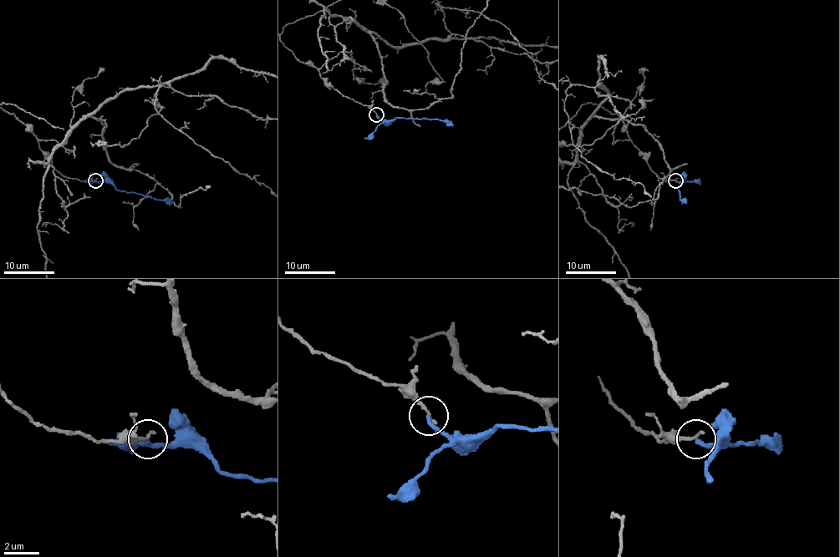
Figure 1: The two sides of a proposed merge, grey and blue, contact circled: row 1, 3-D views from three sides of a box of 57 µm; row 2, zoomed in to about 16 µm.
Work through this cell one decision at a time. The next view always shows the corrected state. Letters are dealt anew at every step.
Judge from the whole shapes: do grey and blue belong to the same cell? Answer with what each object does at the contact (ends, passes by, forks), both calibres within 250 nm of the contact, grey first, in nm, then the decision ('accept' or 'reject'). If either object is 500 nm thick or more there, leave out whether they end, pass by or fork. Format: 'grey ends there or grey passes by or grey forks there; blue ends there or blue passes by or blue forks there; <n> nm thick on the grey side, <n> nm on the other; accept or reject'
grey ends there; blue ends there; 240 nm thick on the grey side, 240 nm on the other; reject

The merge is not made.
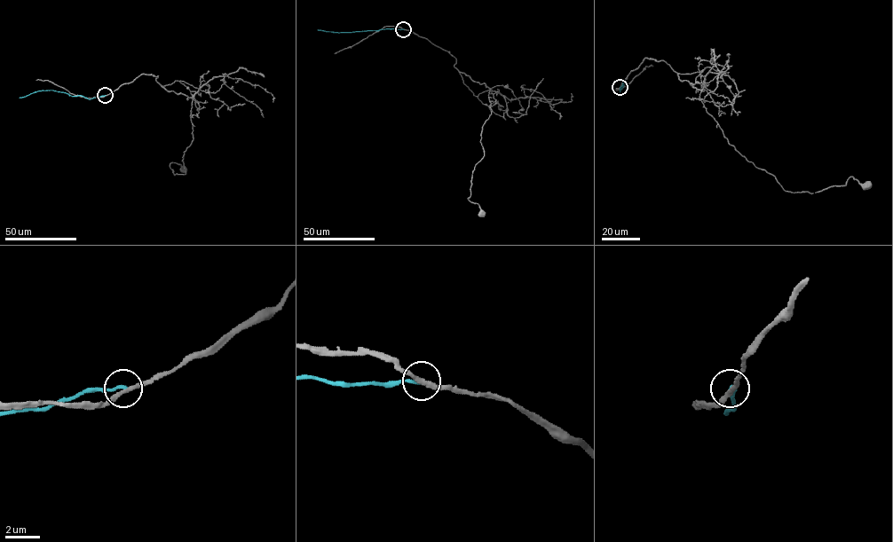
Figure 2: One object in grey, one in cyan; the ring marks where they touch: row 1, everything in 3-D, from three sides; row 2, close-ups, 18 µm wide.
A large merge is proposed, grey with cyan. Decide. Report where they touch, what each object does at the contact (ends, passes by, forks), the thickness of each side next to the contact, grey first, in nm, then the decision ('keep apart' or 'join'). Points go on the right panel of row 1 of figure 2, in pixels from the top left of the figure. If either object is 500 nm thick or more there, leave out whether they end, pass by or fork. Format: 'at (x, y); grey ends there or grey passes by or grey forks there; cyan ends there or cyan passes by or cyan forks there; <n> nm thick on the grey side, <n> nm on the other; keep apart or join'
at (620, 87); grey passes by; cyan ends there; 240 nm thick on the grey side, 190 nm on the other; keep apart

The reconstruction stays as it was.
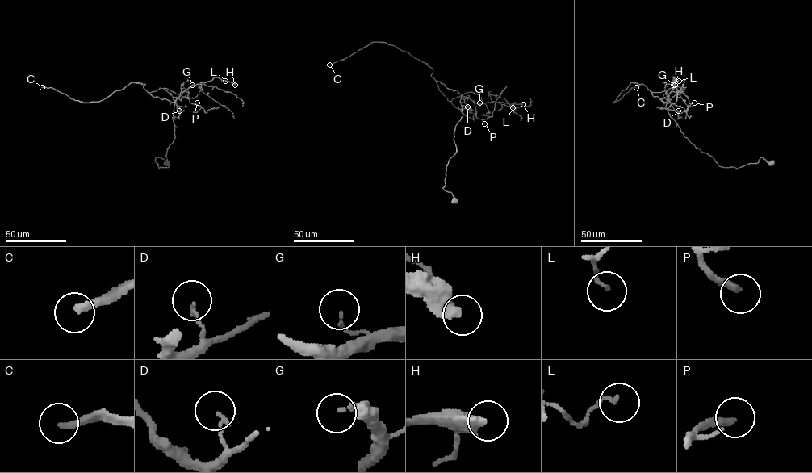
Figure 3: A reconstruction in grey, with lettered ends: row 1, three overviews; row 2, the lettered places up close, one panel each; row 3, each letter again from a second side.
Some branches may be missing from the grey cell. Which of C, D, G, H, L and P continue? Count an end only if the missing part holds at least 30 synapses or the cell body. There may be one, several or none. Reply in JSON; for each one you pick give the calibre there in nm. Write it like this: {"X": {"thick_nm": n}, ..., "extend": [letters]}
{"C": {"thick_nm": 260}, "H": {"thick_nm": 440}, "P": {"thick_nm": 240}, "extend": ["C", "H", "P"]}

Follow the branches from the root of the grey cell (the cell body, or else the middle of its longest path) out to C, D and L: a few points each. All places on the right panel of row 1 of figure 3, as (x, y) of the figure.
C: (771, 162), (720, 166), (643, 85), (631, 82), (613, 102), (636, 87)
D: (771, 162), (761, 157), (757, 163), (738, 168), (720, 166), (684, 136), (666, 104), (669, 102), (678, 110)
L: (771, 162), (761, 157), (757, 163), (724, 167), (696, 148), (666, 106), (675, 87), (673, 77), (679, 81)

